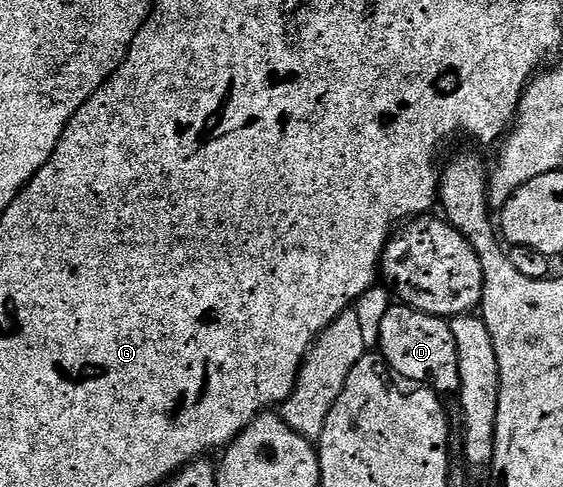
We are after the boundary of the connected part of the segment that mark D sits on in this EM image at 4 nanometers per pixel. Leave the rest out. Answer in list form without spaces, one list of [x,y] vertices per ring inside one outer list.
[[[394,304],[391,310],[383,312],[378,322],[378,346],[382,357],[399,379],[407,378],[407,383],[428,386],[442,396],[453,395],[457,391],[456,340],[452,340],[447,319],[425,314],[411,306]]]

